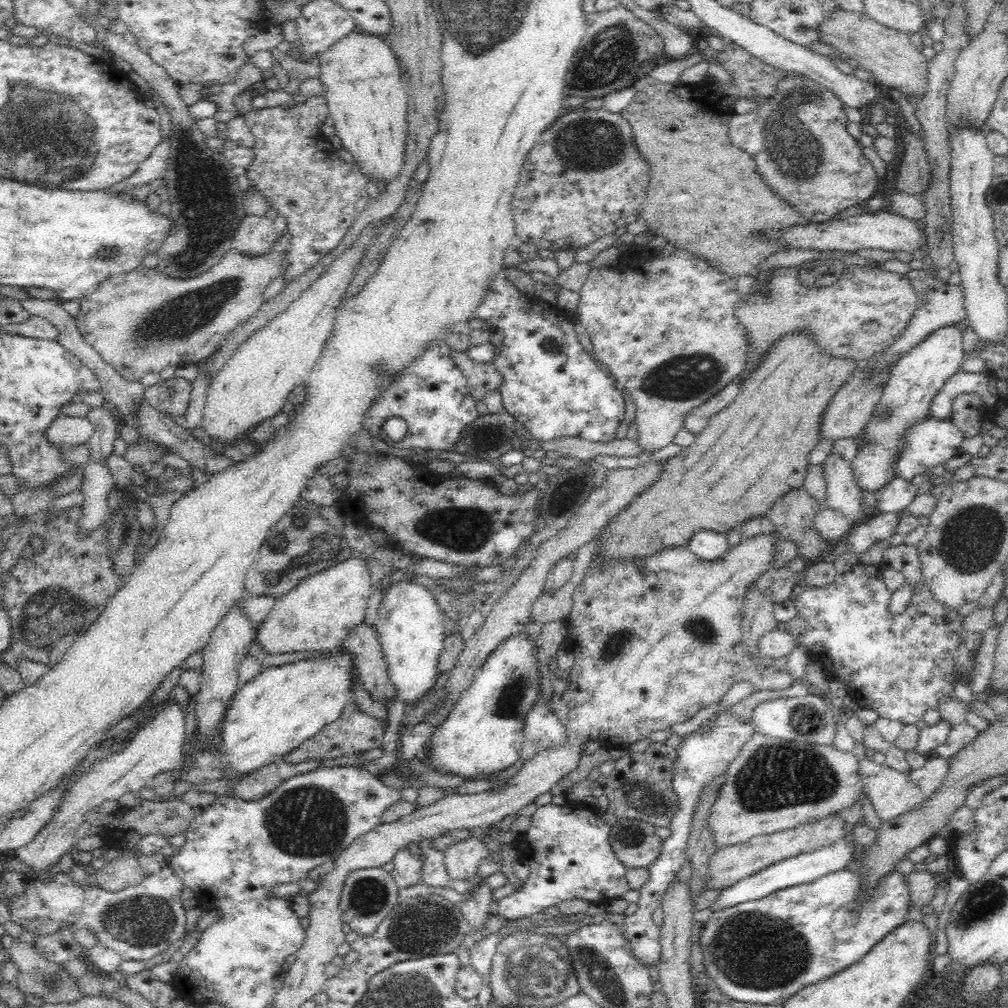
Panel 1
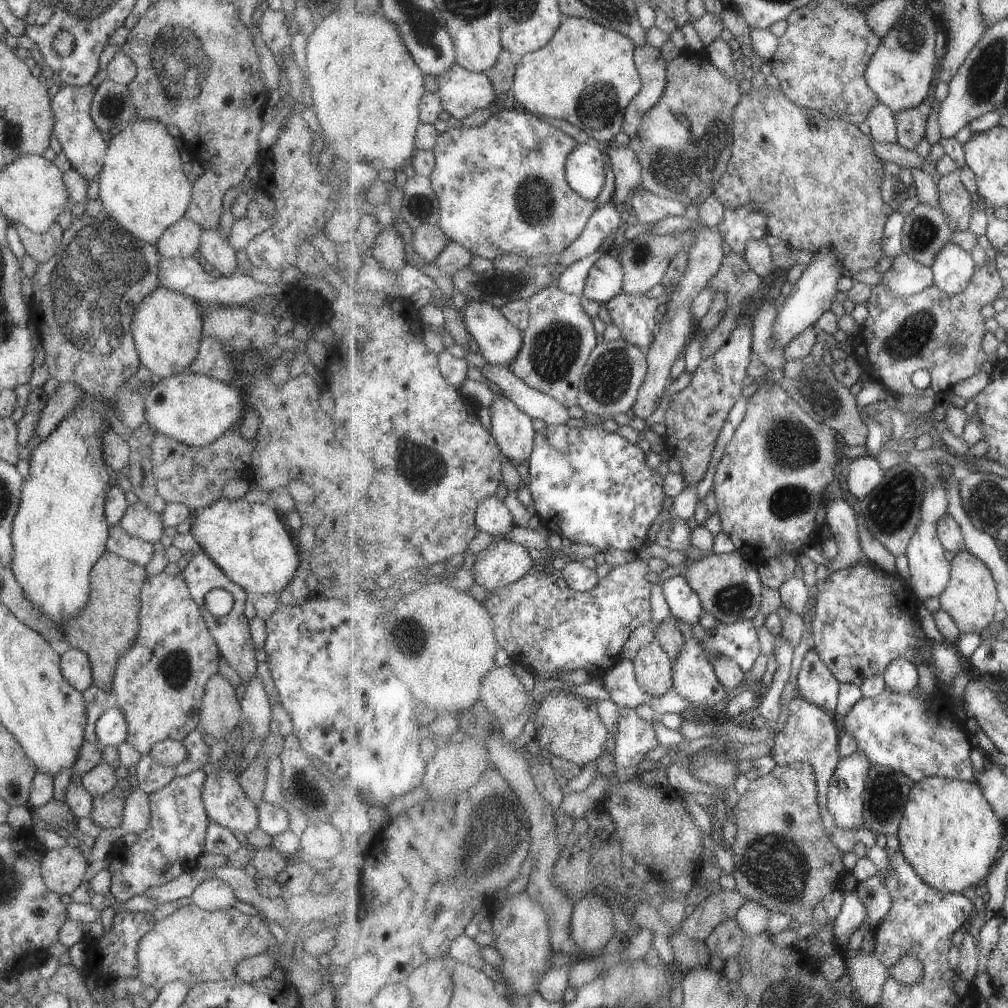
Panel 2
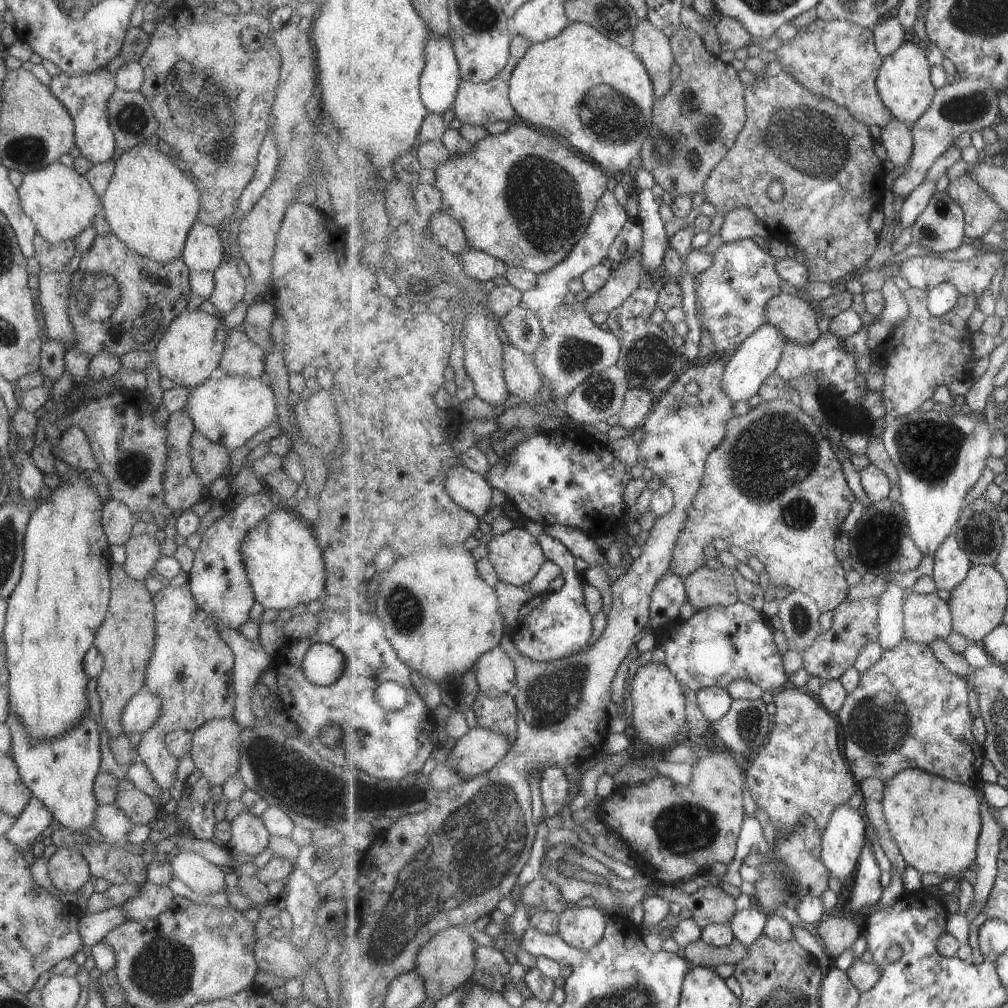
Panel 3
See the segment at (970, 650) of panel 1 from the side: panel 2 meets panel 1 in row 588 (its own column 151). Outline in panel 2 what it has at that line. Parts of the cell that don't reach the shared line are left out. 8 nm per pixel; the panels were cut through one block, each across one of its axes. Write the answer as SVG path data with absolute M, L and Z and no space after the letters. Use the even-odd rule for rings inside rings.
M197 769L184 777L175 776L167 784L164 784L163 788L147 795L150 808L147 828L138 832L135 842L128 847L126 846L123 857L111 858L106 868L110 874L108 893L113 895L116 902L125 902L133 895L140 895L149 887L164 885L177 878L179 874L187 869L195 868L196 857L204 852L205 828L207 828L210 821L201 802L202 784L205 775L206 773L202 769ZM114 912L112 924L109 930L103 931L101 936L86 947L86 960L83 968L79 970L84 978L92 978L97 982L101 978L107 978L109 984L116 978L137 977L139 965L136 952L139 939L153 928L154 918L152 913L144 912Z

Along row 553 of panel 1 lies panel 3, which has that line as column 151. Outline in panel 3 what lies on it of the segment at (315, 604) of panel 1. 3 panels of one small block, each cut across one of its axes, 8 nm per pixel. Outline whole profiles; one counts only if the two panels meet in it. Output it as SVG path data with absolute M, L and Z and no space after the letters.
M183 308L179 316L167 324L161 340L150 353L151 360L159 376L172 380L176 386L193 388L209 378L211 370L217 368L223 348L225 348L226 326L218 315L209 315L196 308L192 311Z

